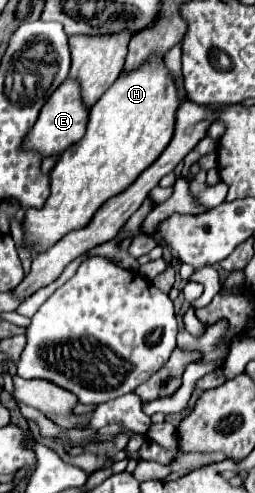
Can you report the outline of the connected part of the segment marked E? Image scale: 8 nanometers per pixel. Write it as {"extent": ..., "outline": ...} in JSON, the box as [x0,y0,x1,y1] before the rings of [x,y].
{"extent":[24,79,90,157],"outline":[[[66,79],[42,107],[36,125],[32,127],[28,139],[24,141],[24,147],[38,151],[42,157],[64,153],[70,145],[74,145],[84,137],[86,125],[88,125],[88,113],[90,113],[90,107],[82,101],[80,83],[76,79]]]}

